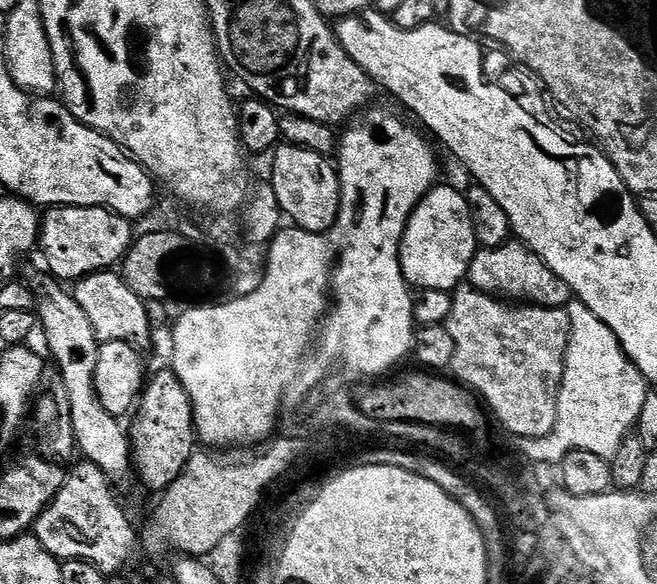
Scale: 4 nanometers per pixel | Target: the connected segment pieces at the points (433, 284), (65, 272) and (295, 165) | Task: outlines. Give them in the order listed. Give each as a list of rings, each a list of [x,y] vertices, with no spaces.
[[[439,188],[416,209],[405,230],[400,265],[409,285],[420,290],[452,292],[468,280],[468,271],[478,251],[478,225],[467,195],[464,197],[456,188]]]
[[[56,206],[49,212],[42,220],[44,256],[52,271],[49,273],[61,282],[75,282],[95,272],[115,269],[132,249],[134,224],[127,216],[94,206]]]
[[[287,142],[281,143],[274,154],[274,174],[270,178],[273,183],[280,184],[282,206],[287,215],[291,215],[293,223],[306,232],[328,232],[339,218],[339,205],[343,200],[335,163],[316,151]]]

